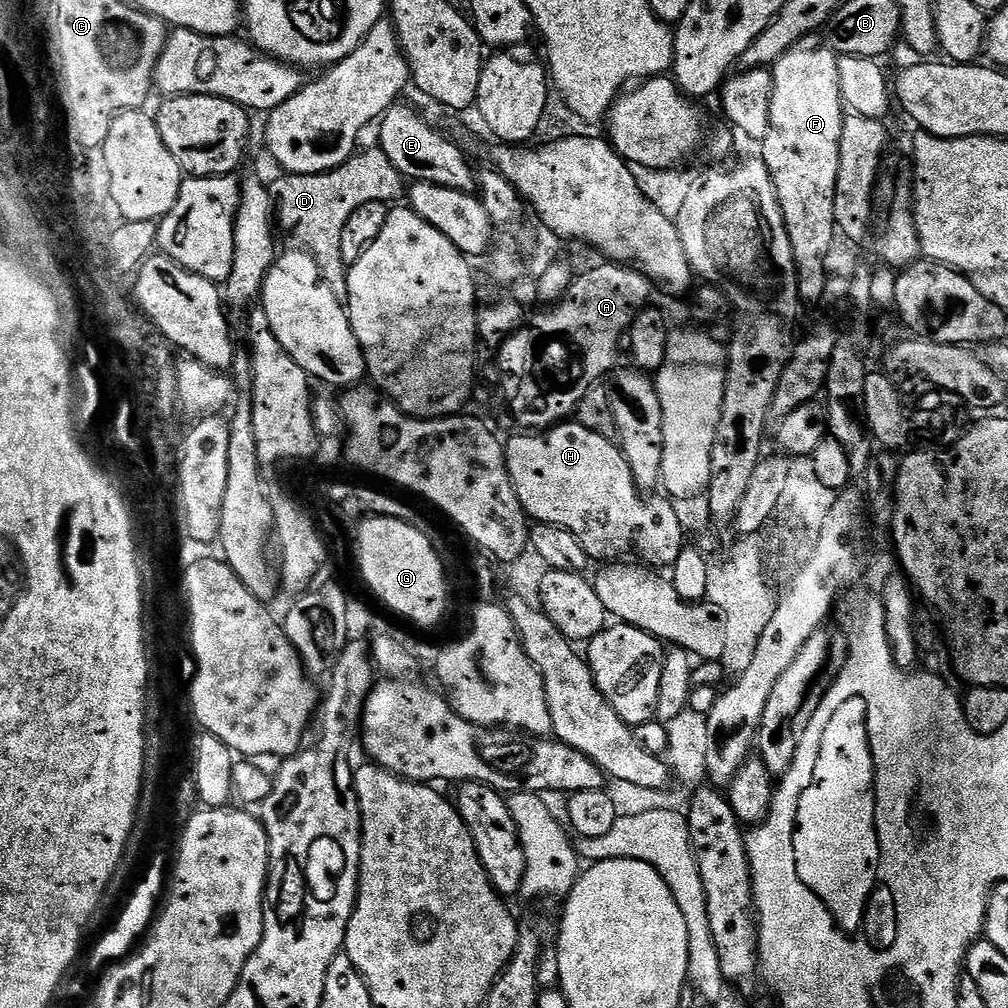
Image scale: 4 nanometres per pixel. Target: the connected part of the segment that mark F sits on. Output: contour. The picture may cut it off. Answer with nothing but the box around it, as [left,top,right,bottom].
[762,34,846,305]

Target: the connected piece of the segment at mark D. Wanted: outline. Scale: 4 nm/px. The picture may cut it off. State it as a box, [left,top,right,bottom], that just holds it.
[274,146,402,302]

